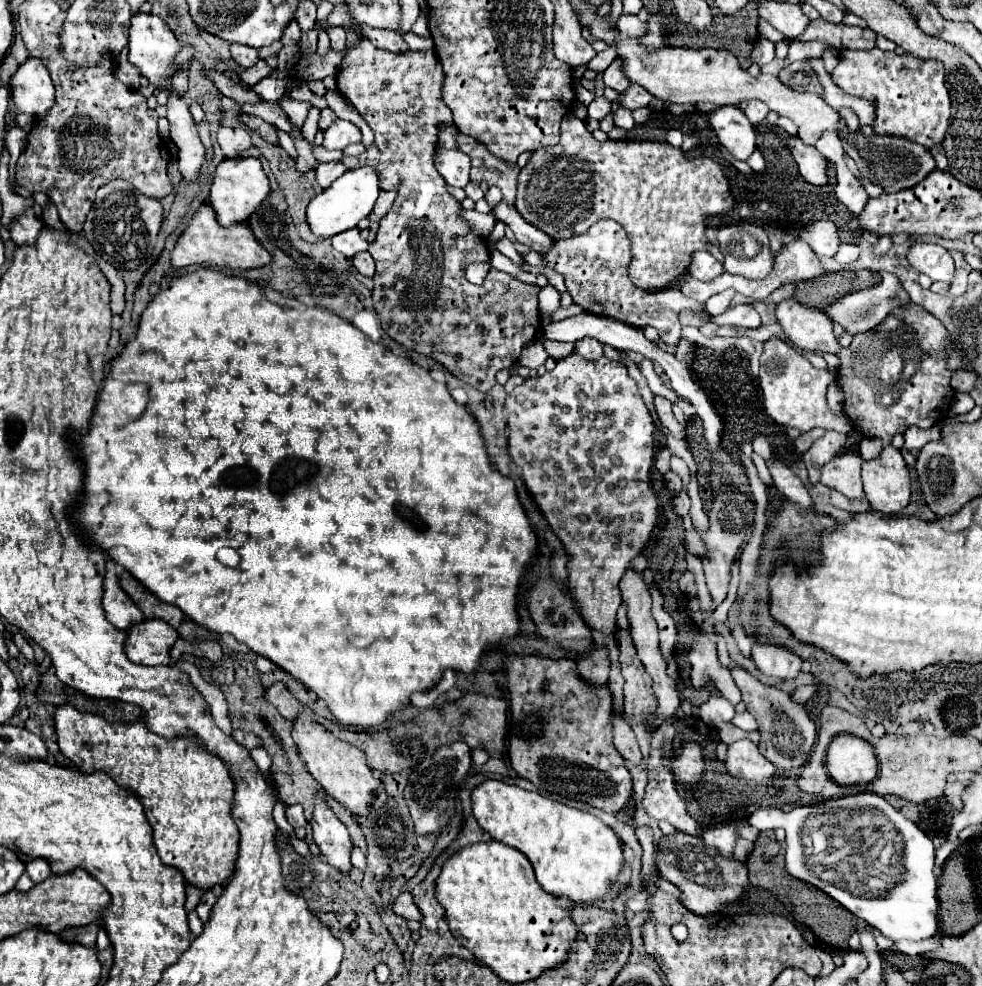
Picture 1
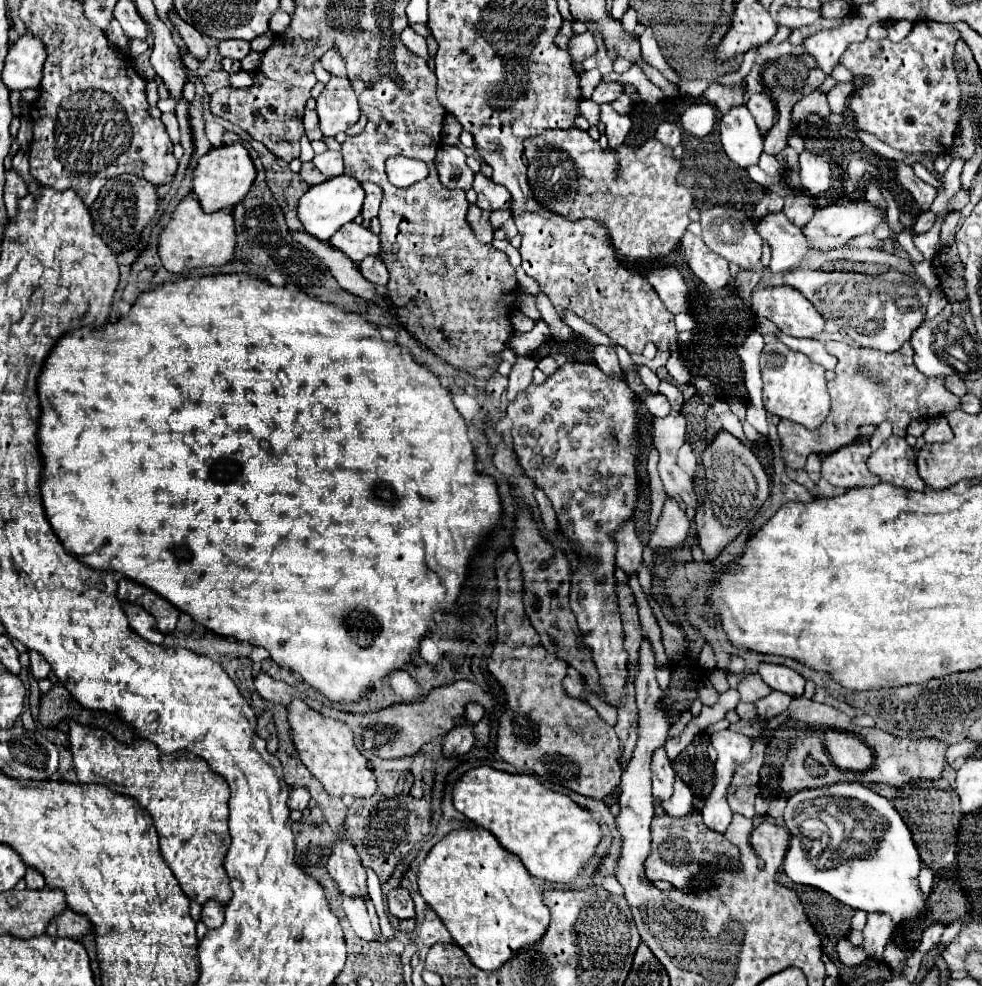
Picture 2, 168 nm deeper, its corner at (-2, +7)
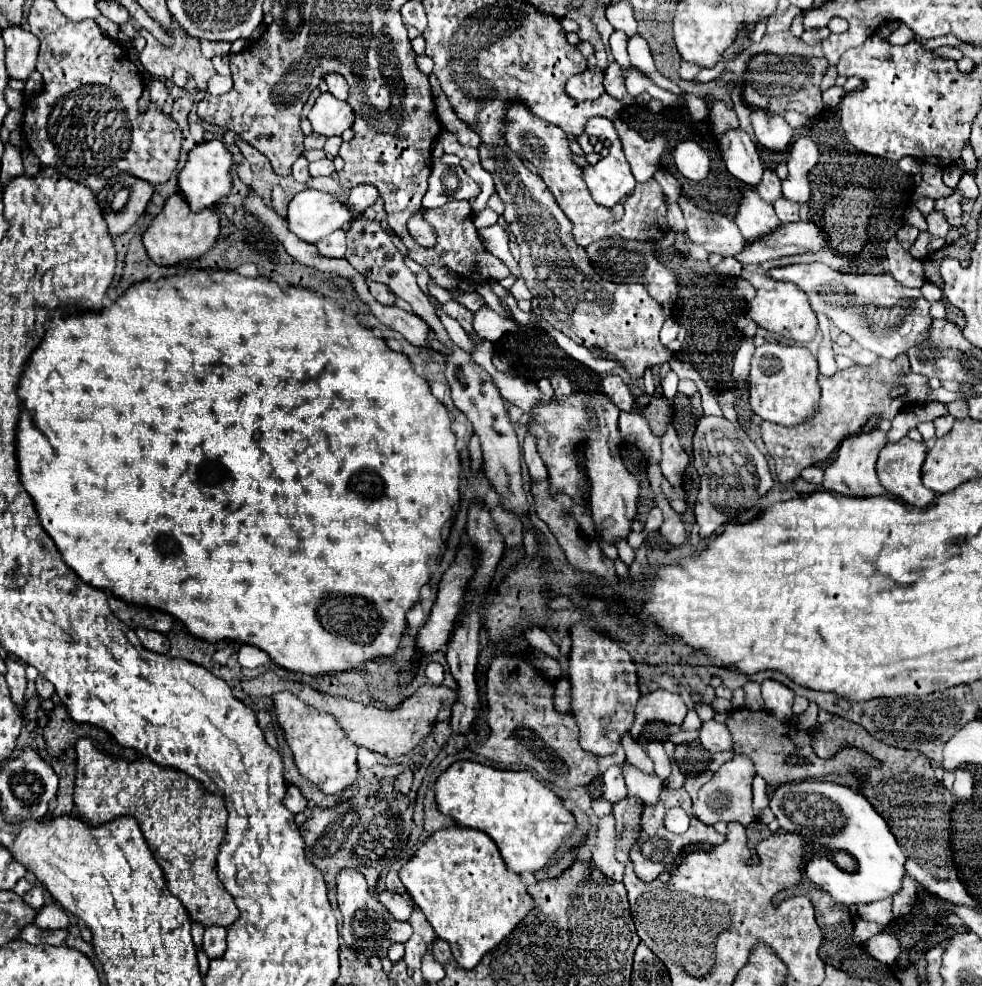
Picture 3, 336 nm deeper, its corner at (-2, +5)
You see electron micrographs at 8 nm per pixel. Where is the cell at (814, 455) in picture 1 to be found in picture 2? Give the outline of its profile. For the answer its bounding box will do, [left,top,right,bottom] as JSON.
[805,454,821,482]

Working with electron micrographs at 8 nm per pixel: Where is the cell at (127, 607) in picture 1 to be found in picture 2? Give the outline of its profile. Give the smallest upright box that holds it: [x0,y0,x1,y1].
[123,604,165,644]

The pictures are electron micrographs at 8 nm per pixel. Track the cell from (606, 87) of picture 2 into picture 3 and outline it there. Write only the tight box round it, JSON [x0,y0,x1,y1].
[569,68,605,100]

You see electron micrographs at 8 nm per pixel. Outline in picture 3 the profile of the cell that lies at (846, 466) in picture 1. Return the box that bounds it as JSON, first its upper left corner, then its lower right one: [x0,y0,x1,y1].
[823,430,887,496]

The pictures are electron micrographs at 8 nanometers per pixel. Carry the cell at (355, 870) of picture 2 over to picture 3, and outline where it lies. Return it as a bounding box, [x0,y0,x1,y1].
[337,868,413,956]

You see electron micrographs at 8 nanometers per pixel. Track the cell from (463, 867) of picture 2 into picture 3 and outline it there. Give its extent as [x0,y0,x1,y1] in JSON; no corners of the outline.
[399,826,533,970]

